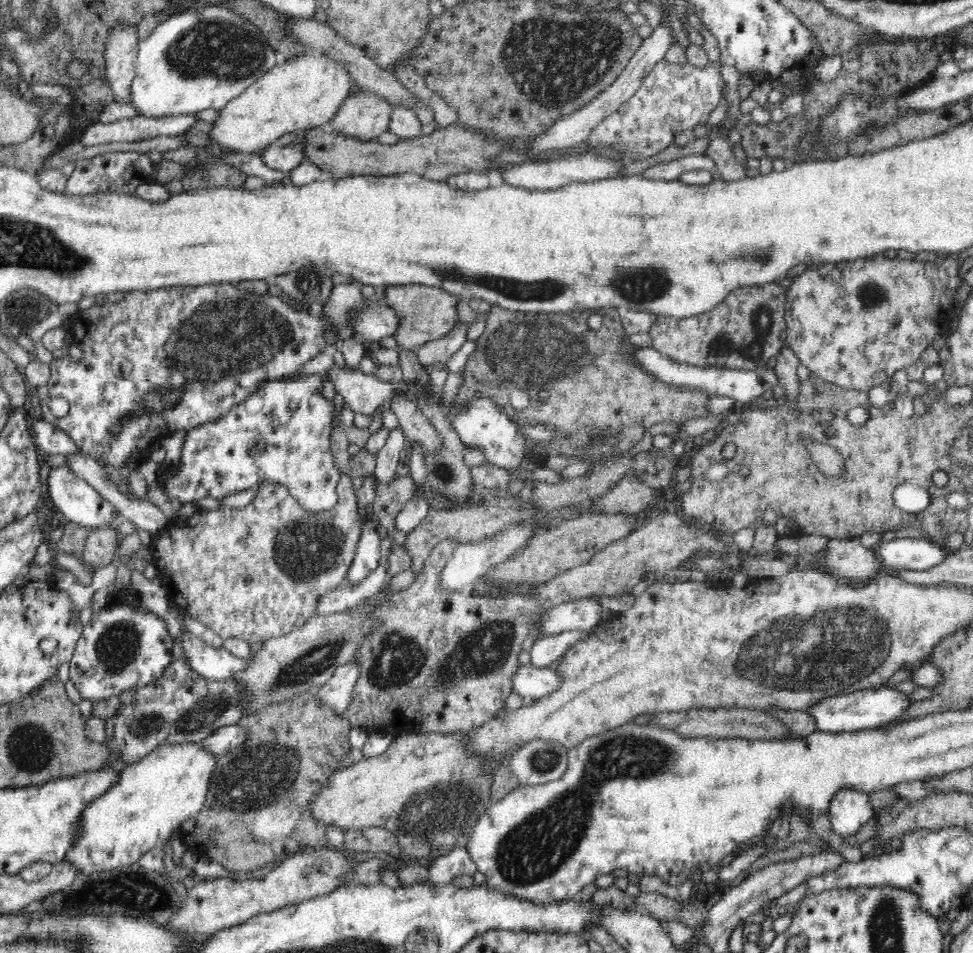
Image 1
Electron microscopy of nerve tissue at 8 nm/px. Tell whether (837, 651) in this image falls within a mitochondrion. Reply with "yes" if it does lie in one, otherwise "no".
yes

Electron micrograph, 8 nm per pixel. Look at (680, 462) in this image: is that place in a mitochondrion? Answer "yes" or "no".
no

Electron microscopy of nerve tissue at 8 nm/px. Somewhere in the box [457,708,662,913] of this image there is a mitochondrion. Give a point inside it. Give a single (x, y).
(542, 761)

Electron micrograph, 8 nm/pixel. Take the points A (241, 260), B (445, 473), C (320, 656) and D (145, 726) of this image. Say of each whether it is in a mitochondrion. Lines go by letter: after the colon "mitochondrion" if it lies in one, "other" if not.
A: other
B: mitochondrion
C: mitochondrion
D: mitochondrion

